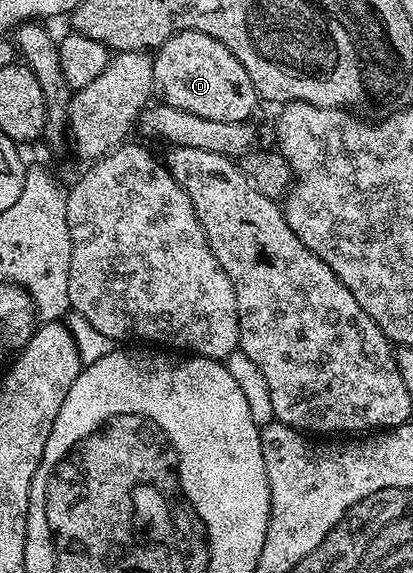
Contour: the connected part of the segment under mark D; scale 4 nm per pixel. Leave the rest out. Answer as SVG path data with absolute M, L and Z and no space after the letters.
M177 32L154 51L151 67L154 89L168 106L181 108L181 112L193 112L193 116L205 116L205 120L245 122L252 117L257 95L249 72L241 68L241 60L237 60L221 40L205 36L205 32Z

